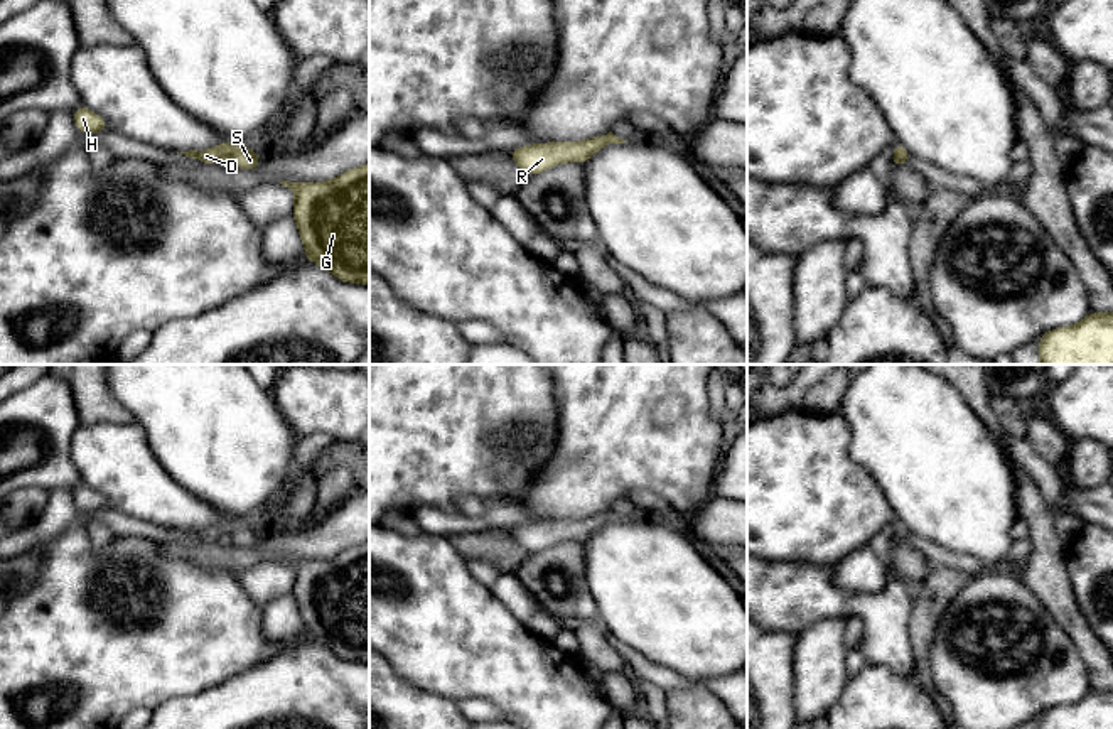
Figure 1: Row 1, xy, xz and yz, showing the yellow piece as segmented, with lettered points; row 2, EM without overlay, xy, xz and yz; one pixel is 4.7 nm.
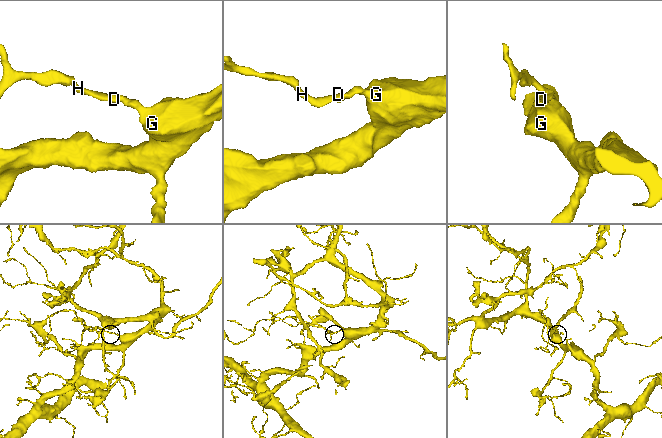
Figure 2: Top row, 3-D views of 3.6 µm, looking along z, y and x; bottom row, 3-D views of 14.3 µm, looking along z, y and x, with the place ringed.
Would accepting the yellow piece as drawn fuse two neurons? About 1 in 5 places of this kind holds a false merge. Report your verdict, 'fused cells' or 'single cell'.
single cell

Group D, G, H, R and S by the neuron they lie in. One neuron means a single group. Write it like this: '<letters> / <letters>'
D G H R S

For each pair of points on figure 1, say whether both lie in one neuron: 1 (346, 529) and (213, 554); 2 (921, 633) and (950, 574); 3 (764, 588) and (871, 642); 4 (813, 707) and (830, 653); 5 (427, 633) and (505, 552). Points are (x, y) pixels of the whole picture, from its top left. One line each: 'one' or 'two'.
1: one
2: one
3: one
4: one
5: two

